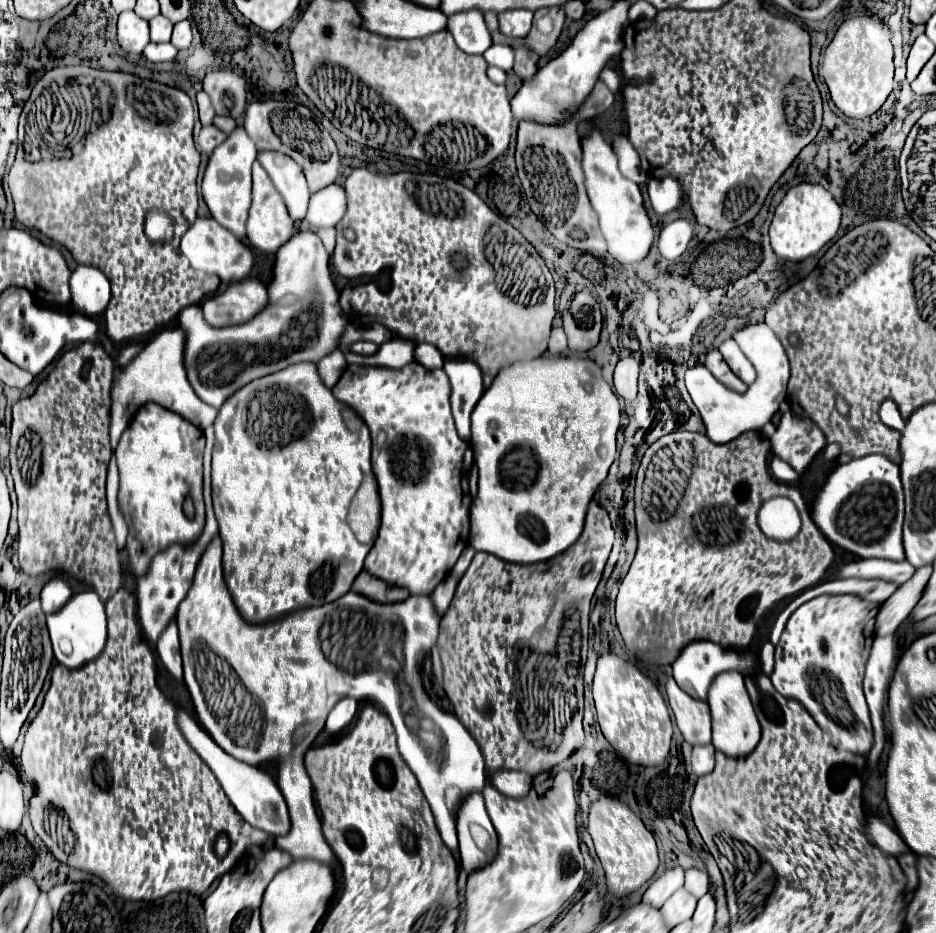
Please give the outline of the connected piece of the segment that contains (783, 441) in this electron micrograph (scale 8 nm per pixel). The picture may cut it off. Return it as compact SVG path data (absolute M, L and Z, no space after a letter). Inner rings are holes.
M791 411L783 413L781 425L771 437L773 453L787 461L797 473L803 473L811 459L825 447L825 435L809 419L793 415Z

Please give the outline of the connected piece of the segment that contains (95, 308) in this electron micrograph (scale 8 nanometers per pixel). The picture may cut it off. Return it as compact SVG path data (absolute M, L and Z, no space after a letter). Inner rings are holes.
M79 265L71 275L71 305L73 311L93 317L105 311L111 299L109 279L89 265Z

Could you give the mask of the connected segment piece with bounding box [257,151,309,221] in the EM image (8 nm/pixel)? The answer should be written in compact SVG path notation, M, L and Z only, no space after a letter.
M259 151L257 161L269 173L277 191L283 195L287 209L295 221L301 221L307 213L309 189L301 167L285 153L277 151Z

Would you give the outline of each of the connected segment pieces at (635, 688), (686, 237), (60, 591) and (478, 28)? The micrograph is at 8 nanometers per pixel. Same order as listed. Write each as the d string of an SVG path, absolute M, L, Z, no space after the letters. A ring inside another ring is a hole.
M613 653L601 655L593 679L593 699L605 739L625 761L643 767L661 765L665 761L671 747L673 725L657 685L647 675Z
M685 217L671 221L667 227L661 229L661 235L659 235L661 255L667 257L669 261L675 261L687 249L687 243L691 241L691 237L693 237L693 225Z
M51 579L43 591L41 591L41 605L43 605L43 611L49 615L49 613L55 613L57 609L61 609L69 599L71 599L71 589L69 585L63 581L63 579Z
M463 11L449 17L447 29L455 37L455 43L465 53L481 55L491 45L491 33L485 27L481 11Z

